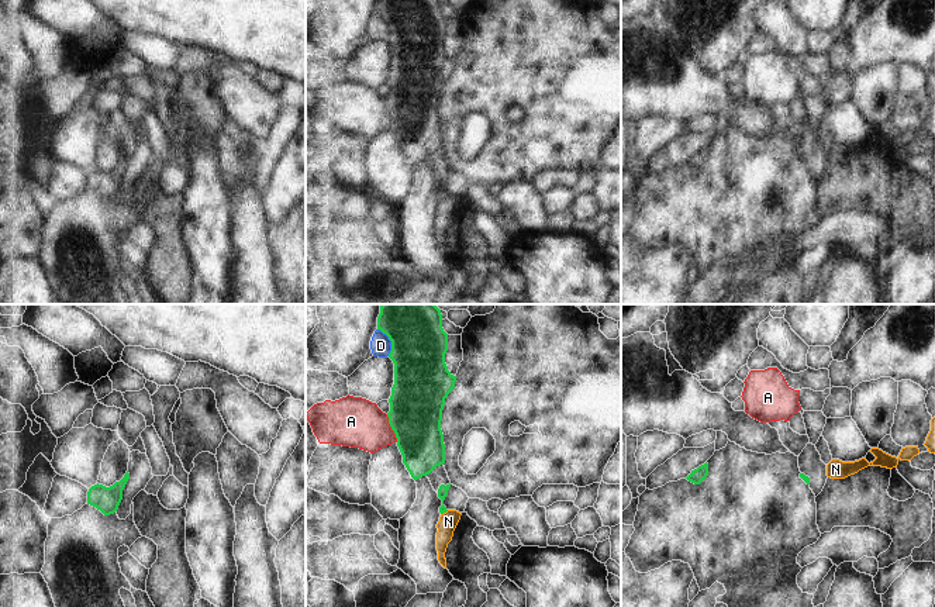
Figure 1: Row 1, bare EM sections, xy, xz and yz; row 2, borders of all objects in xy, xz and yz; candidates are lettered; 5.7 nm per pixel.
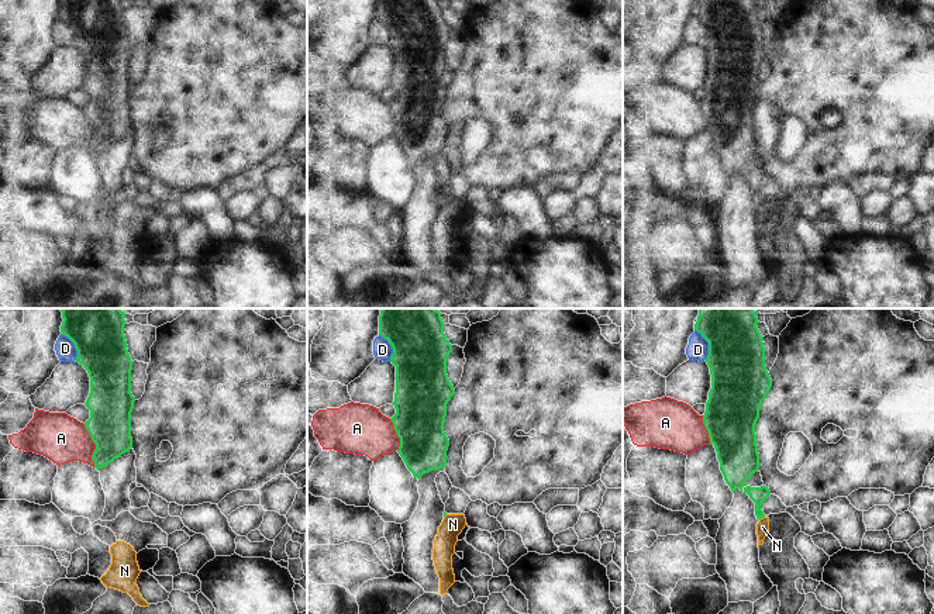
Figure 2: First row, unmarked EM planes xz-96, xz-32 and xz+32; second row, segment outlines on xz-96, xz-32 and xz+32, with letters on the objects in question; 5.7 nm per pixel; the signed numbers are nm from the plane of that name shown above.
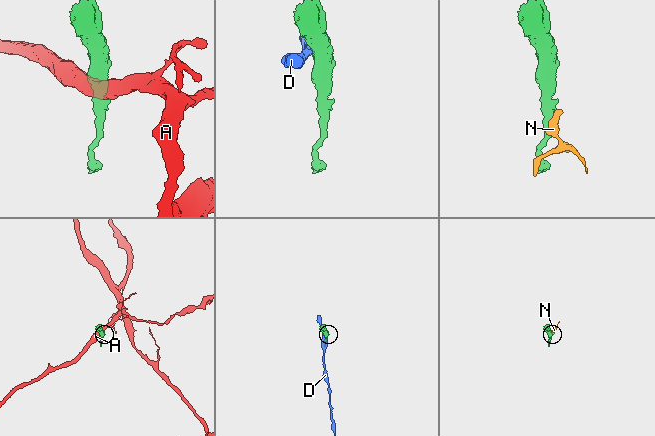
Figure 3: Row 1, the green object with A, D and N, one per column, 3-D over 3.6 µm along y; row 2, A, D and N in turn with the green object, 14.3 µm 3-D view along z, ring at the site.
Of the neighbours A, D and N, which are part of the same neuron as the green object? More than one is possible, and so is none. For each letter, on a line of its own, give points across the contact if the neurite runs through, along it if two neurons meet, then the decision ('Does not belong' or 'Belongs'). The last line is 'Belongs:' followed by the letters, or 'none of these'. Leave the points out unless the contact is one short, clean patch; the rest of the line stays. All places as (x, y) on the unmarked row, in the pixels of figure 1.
A: Boundary: xz (386, 99), (397, 126). Does not belong
D: Boundary: xz (378, 13), (390, 26), (389, 40). Does not belong
N: Boundary: xz (448, 195), (441, 199). Does not belong
Belongs: none of these

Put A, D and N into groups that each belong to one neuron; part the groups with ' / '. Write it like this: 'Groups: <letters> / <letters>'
Groups: A / D / N

